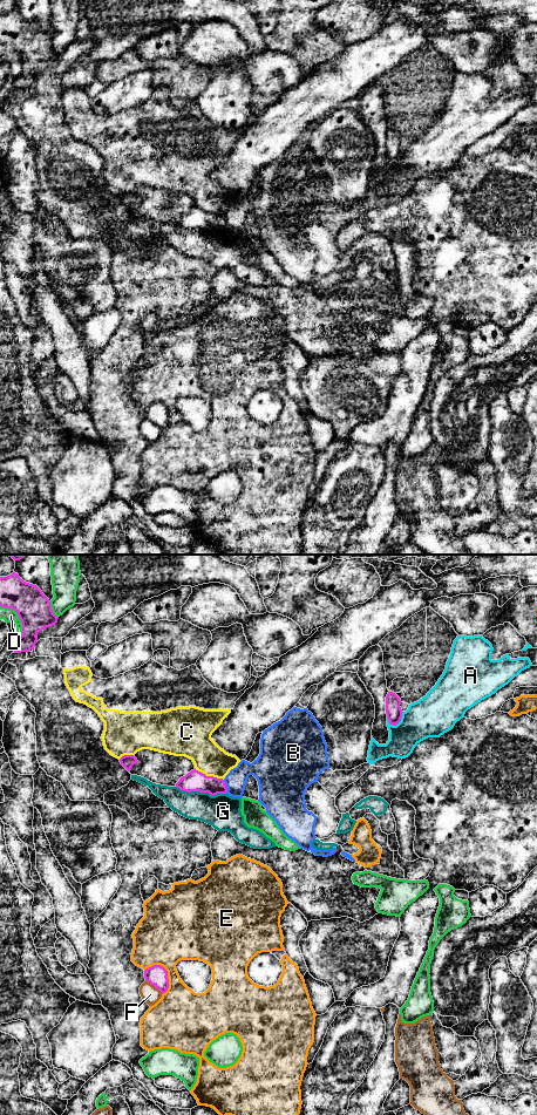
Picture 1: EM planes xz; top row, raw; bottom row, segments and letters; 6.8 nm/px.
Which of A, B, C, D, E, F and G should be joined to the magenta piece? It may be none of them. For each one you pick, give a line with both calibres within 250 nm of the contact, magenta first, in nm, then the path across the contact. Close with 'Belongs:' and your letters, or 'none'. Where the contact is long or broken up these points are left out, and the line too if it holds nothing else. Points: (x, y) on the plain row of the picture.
Belongs: none

